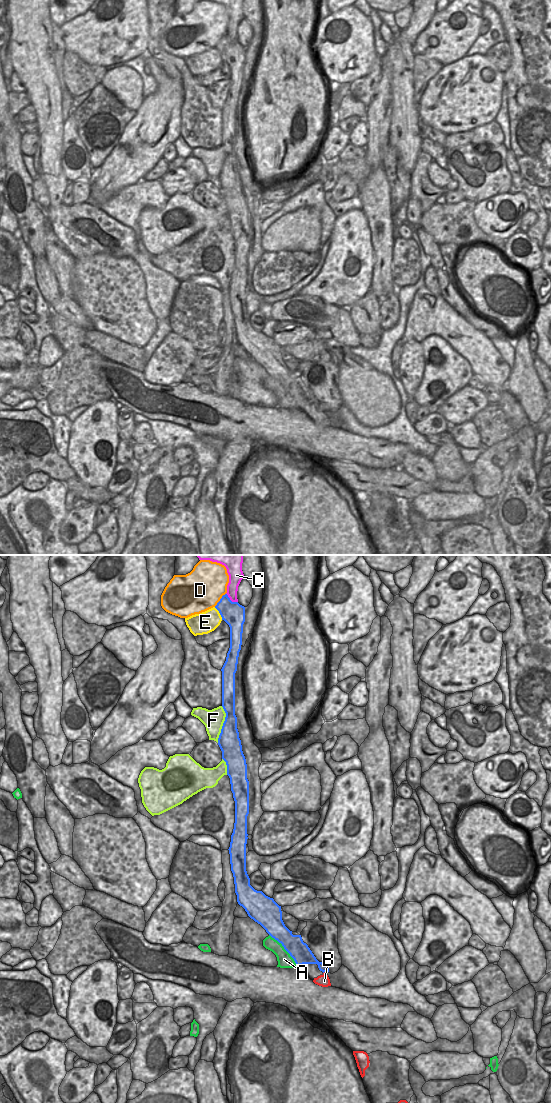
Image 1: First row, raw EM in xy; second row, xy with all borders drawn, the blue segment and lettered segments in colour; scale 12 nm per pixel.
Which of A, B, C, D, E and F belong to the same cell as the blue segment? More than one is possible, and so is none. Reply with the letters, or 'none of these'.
B

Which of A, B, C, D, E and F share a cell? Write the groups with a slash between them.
A / B / C / D / E / F

